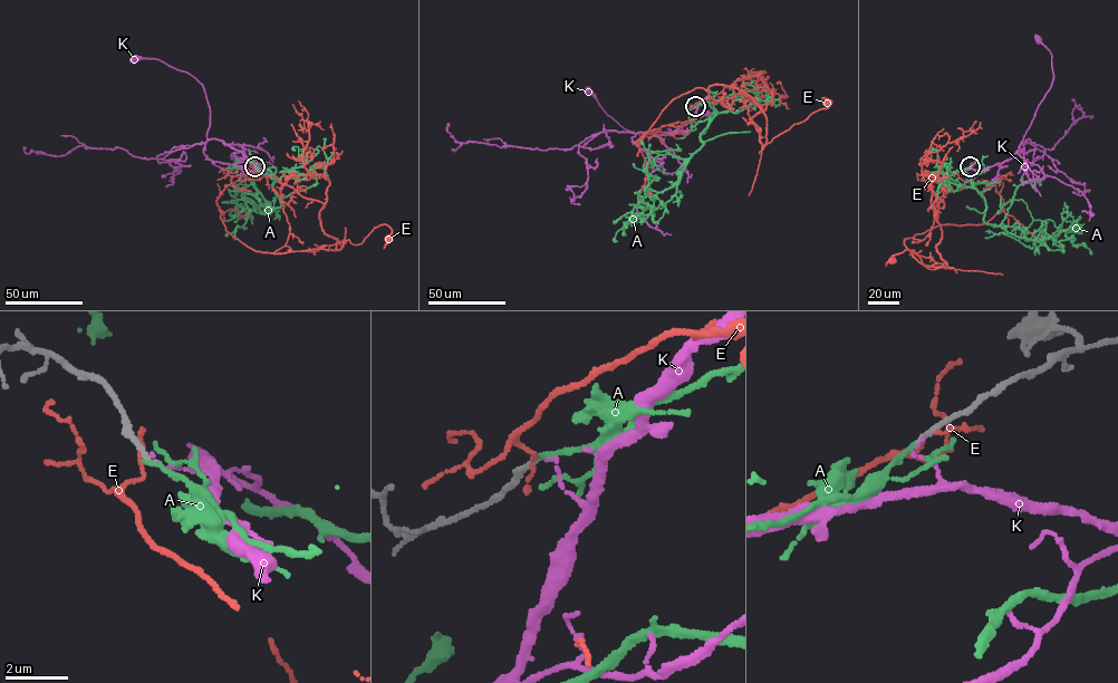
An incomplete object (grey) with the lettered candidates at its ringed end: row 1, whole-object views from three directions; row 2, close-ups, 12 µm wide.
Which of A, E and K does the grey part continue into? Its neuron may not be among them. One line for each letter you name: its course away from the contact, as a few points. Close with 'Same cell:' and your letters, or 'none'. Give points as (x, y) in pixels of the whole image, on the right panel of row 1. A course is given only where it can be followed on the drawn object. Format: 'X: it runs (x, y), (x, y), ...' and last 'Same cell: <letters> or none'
A: it runs (970, 166), (959, 171), (984, 199), (984, 222), (1034, 239), (1040, 220), (1020, 199), (1001, 209), (1001, 195)
Same cell: A

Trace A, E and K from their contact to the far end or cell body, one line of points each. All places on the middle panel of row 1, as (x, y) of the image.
A: (695, 106), (707, 100), (714, 112), (703, 144), (678, 182), (656, 192), (645, 159), (676, 144)
E: (694, 106), (725, 87), (734, 85), (761, 108), (750, 123), (754, 124), (764, 146), (827, 103)
K: (695, 106), (693, 117), (670, 134), (636, 133), (607, 114), (588, 92)

